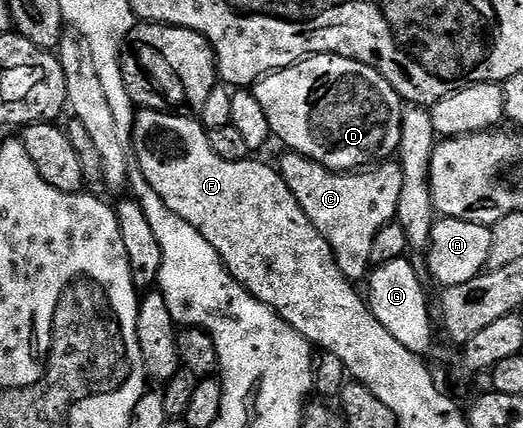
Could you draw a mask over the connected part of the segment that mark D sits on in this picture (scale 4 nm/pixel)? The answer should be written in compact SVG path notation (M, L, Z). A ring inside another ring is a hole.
M317 53L297 65L291 65L289 69L279 69L261 77L254 86L254 92L262 111L266 111L266 119L270 119L272 137L280 140L285 150L300 153L322 163L327 169L360 171L395 158L400 152L405 102L401 101L398 91L390 87L385 77L366 63L333 53Z

